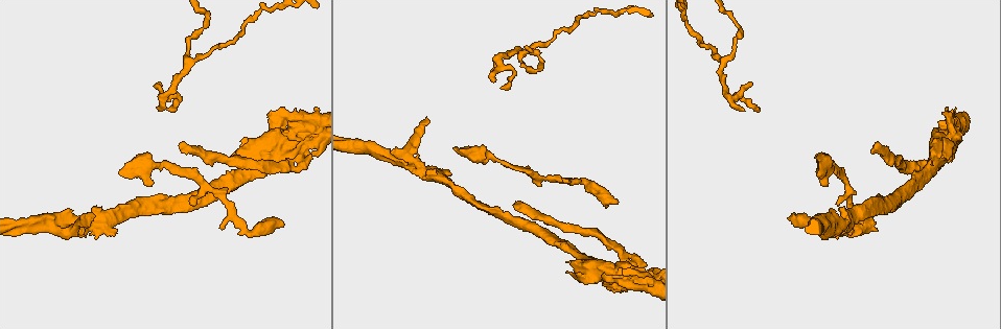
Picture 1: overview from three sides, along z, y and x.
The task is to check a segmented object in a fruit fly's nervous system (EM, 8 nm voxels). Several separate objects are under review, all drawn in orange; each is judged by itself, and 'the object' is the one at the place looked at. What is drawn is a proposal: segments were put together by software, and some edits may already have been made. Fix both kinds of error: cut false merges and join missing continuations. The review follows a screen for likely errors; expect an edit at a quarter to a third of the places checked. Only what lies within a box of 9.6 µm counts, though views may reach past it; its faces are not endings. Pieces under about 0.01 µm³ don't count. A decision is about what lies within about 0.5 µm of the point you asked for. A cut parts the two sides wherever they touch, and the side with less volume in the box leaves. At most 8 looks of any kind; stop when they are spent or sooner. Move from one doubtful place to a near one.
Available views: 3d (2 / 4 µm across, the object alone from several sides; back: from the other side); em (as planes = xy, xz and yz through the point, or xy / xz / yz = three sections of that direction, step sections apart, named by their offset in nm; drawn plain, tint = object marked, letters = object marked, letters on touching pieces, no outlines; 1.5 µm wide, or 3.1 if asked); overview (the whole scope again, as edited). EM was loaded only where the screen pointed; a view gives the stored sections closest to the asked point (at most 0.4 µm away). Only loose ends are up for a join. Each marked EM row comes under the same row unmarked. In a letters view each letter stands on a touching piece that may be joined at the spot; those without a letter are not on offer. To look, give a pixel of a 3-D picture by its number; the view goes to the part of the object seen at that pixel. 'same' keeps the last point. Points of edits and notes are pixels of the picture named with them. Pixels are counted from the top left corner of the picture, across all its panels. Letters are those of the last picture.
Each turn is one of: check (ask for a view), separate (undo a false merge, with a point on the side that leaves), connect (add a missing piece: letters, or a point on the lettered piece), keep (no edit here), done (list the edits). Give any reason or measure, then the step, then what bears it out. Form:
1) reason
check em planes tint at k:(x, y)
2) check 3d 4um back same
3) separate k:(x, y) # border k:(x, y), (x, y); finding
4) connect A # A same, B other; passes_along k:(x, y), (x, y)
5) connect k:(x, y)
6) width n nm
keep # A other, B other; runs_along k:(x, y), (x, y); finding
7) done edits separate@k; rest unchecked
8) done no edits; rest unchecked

abrupt turn
check 3d 2um at 1:(852, 233)

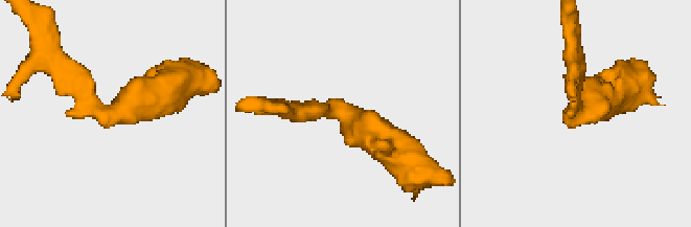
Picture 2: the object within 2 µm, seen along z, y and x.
shape alone is not enough
check em yz step 4 tint at 2:(576, 113)

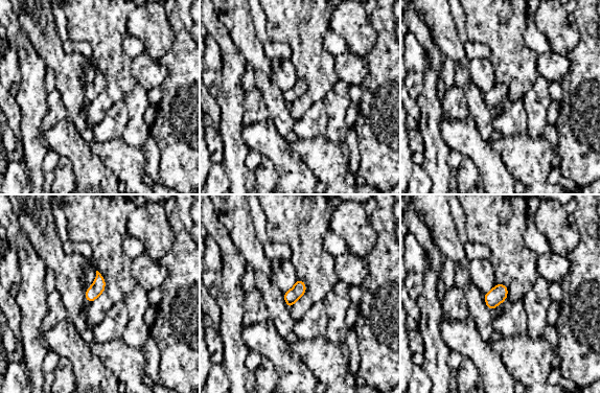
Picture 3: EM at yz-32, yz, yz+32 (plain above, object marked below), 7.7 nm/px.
another direction
check em planes letters same

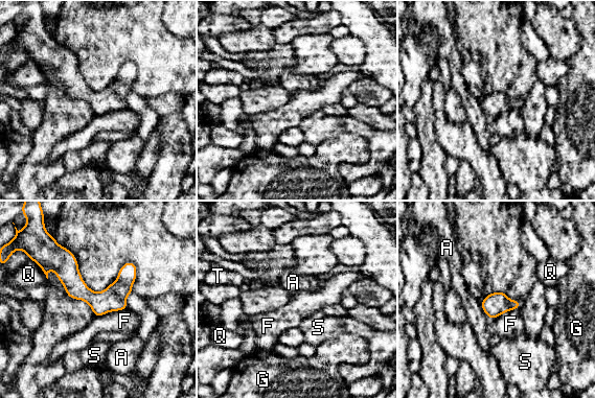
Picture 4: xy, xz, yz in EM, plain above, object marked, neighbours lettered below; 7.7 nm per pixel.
width 180 nm; longest_contact F 260 nm
keep # A other, F other, G other, Q other, S other, T other; one neuron here

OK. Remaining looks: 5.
thin end
check em xz step 4 letters at 1:(160, 110)

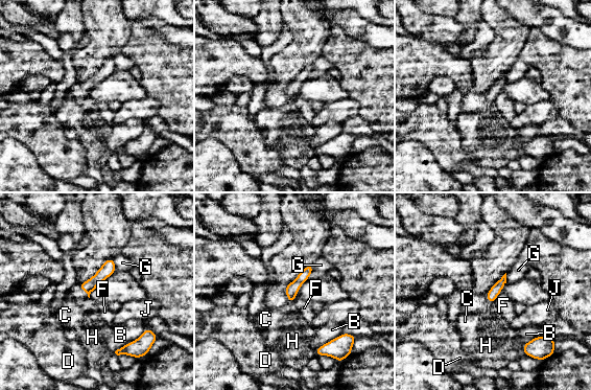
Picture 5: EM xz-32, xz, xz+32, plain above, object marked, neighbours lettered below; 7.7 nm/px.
keep # B other, C other, D other, F other, G other, H other, J other; no lettered piece goes on from it

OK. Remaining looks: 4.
an open end
check 3d 2um at 1:(790, 215)

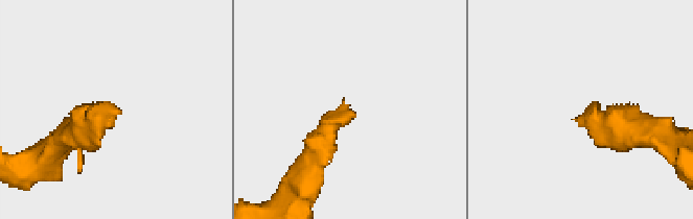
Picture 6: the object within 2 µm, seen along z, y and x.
need the tissue
check em xz step 4 letters at 6:(586, 109)

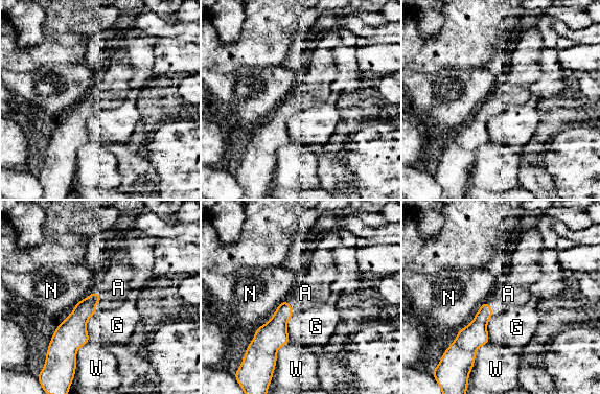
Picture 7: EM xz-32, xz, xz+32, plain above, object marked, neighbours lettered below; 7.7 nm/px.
check em planes letters same

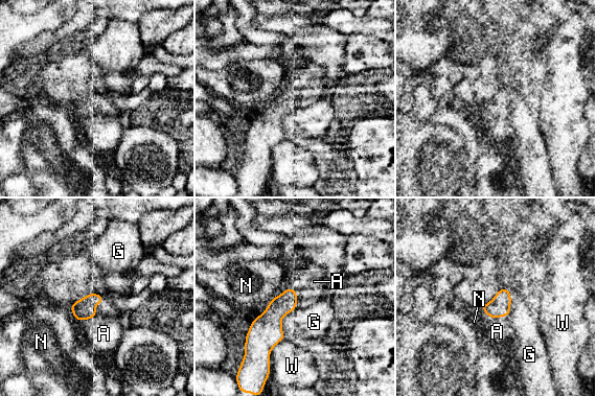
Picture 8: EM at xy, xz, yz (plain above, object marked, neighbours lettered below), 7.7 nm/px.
width 160 nm
connect A # A same, G other, N other, W other; the neuron continues

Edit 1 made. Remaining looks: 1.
done edits connect@8; rest unchecked

